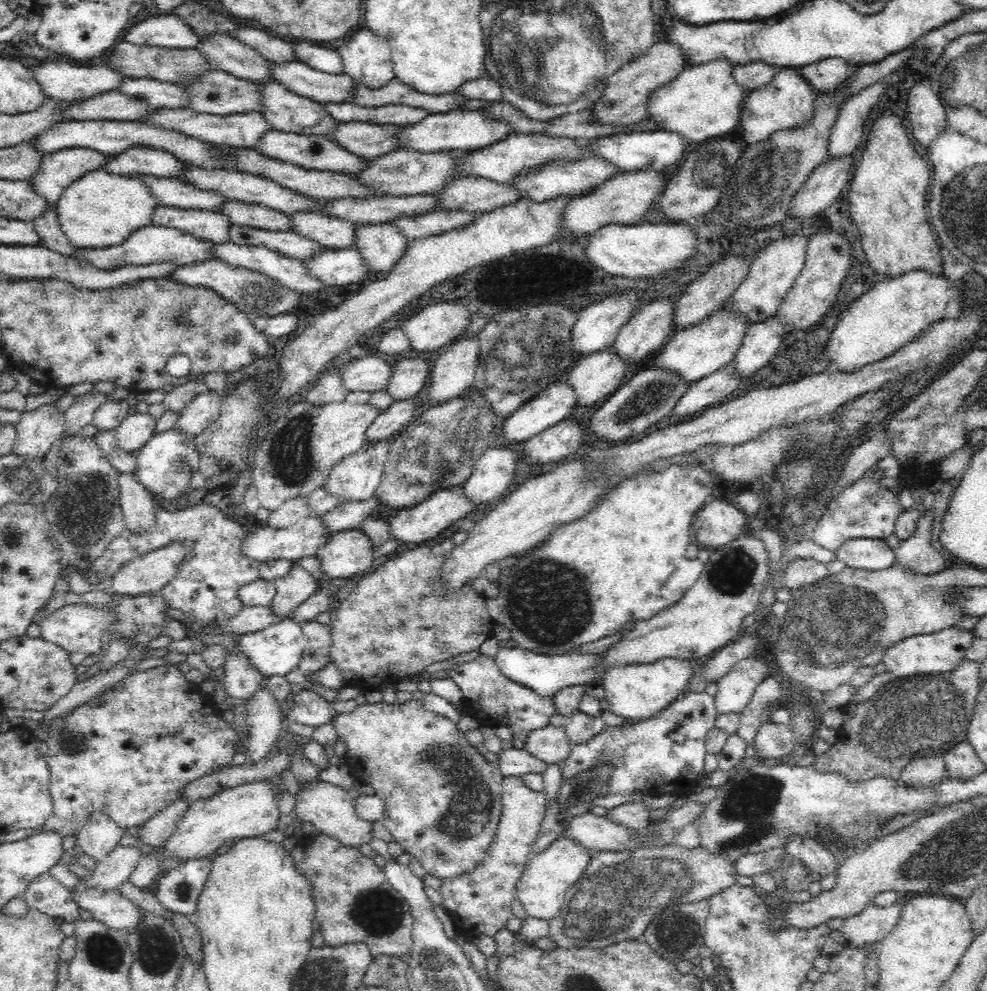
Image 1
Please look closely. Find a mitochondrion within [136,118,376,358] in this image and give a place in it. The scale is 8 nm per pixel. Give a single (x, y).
(256, 295)

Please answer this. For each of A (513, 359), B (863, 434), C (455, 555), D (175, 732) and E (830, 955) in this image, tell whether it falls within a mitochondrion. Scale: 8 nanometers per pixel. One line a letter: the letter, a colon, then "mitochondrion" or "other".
A: mitochondrion
B: other
C: other
D: mitochondrion
E: other

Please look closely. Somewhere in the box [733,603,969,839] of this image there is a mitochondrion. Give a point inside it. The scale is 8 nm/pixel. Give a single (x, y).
(865, 821)

